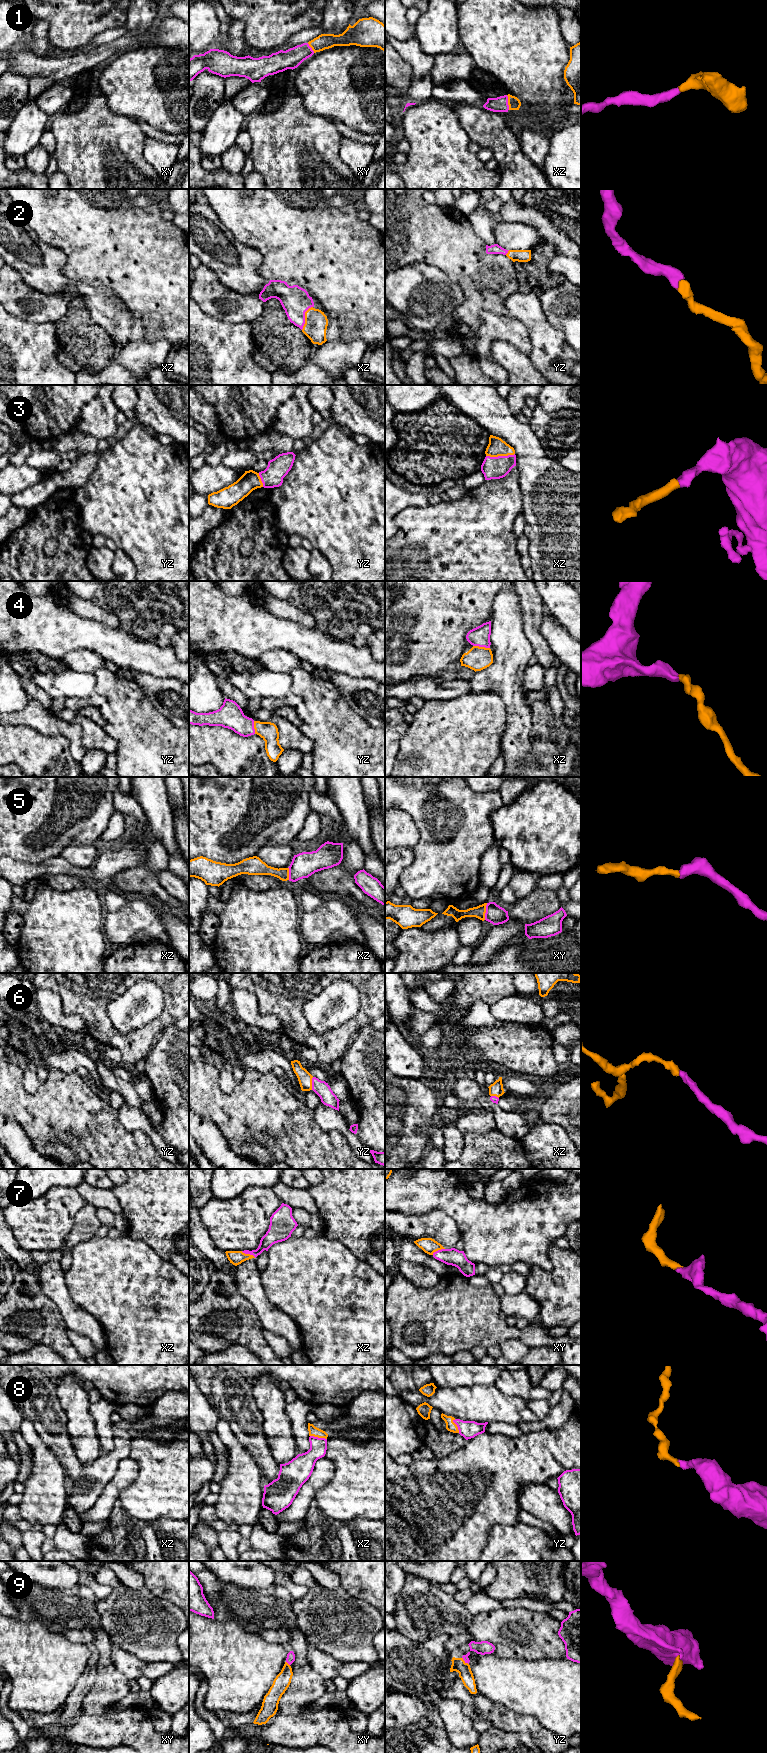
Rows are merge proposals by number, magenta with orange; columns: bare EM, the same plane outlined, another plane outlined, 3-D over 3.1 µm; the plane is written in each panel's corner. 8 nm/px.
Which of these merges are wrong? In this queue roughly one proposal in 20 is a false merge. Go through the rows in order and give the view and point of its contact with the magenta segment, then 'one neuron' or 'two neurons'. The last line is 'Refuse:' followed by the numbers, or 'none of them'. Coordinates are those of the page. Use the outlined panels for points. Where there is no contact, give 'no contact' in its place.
1: contact xz (507, 102); one neuron
2: contact xz (304, 317); one neuron
3: contact xz (500, 456); one neuron
4: contact xz (481, 646); one neuron
5: contact xy (486, 911); one neuron
6: contact yz (312, 1083); one neuron
7: contact xz (248, 1253); one neuron
8: contact xz (317, 1437); one neuron
9: contact xy (287, 1662); one neuron
Refuse: none of them

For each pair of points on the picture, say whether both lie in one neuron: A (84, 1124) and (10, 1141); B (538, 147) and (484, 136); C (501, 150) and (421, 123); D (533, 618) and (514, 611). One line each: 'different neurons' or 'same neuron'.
A: different neurons
B: different neurons
C: different neurons
D: different neurons

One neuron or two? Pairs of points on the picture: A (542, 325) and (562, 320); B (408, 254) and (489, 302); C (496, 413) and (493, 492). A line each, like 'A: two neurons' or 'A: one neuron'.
A: two neurons
B: one neuron
C: two neurons

